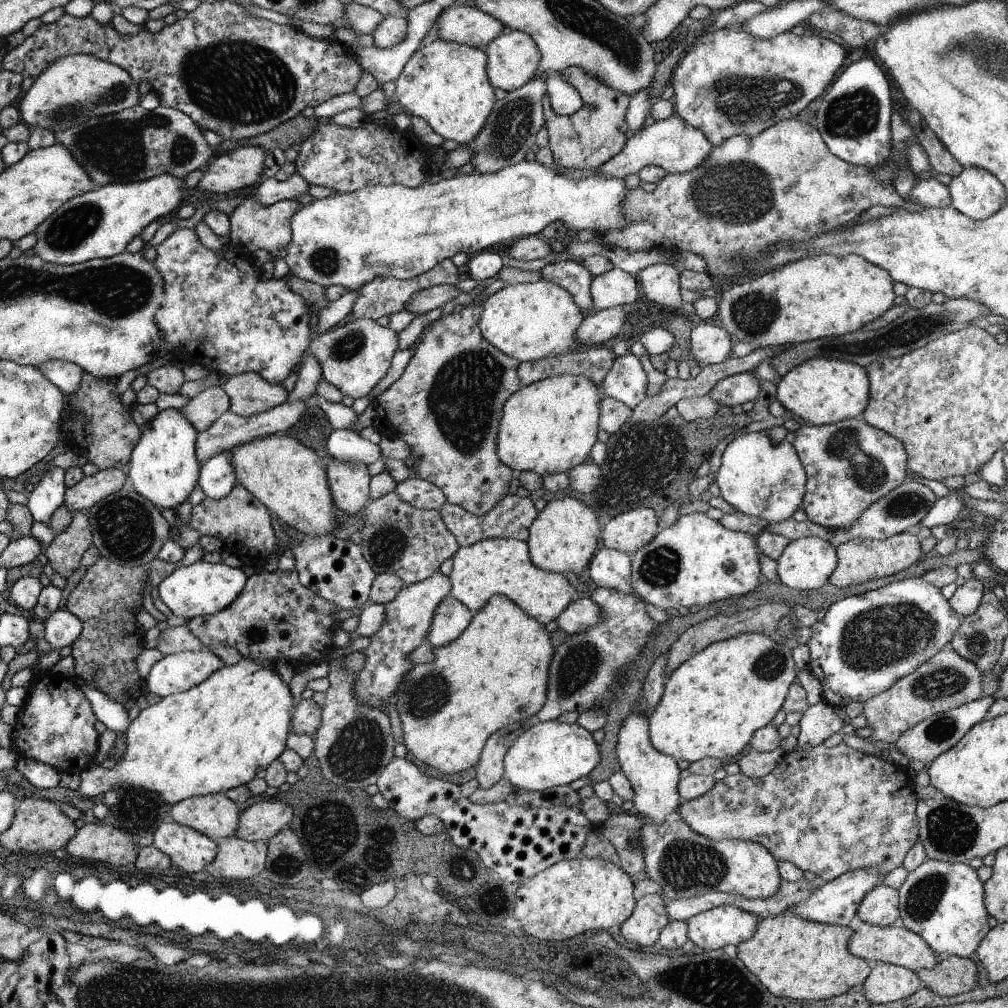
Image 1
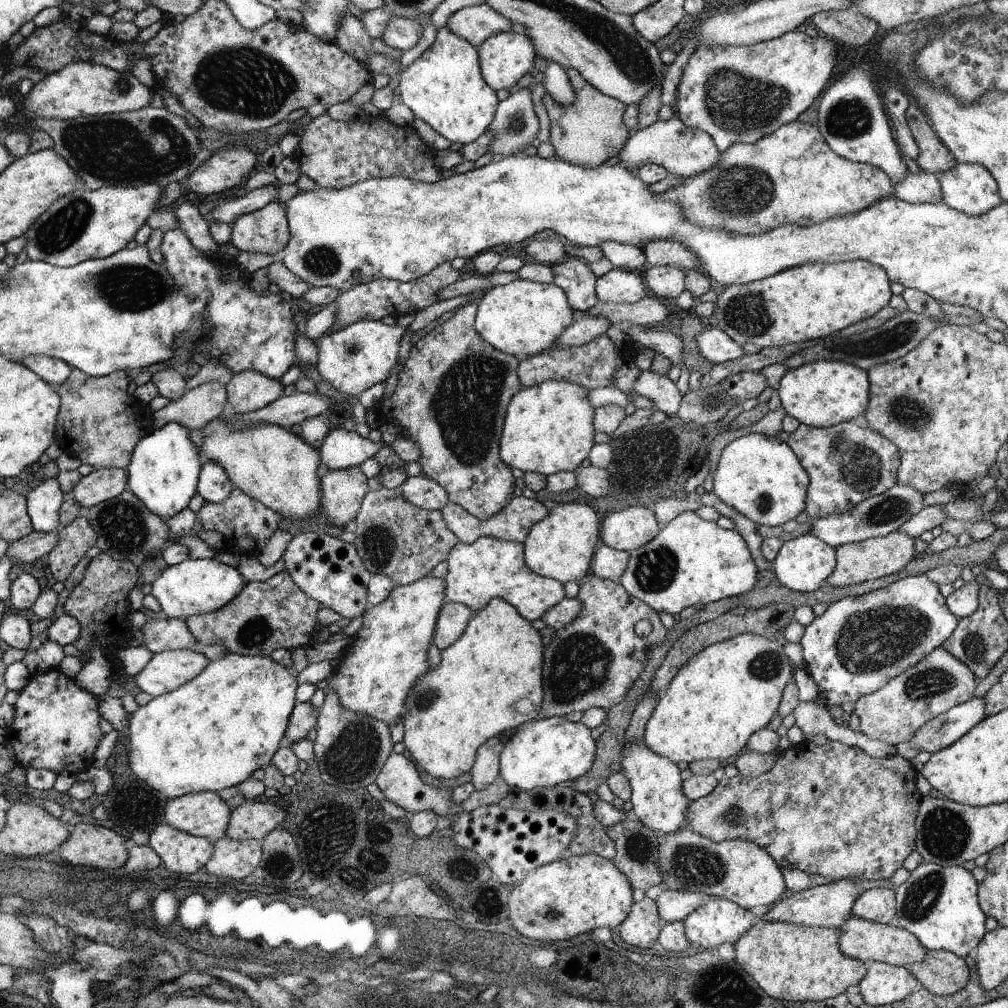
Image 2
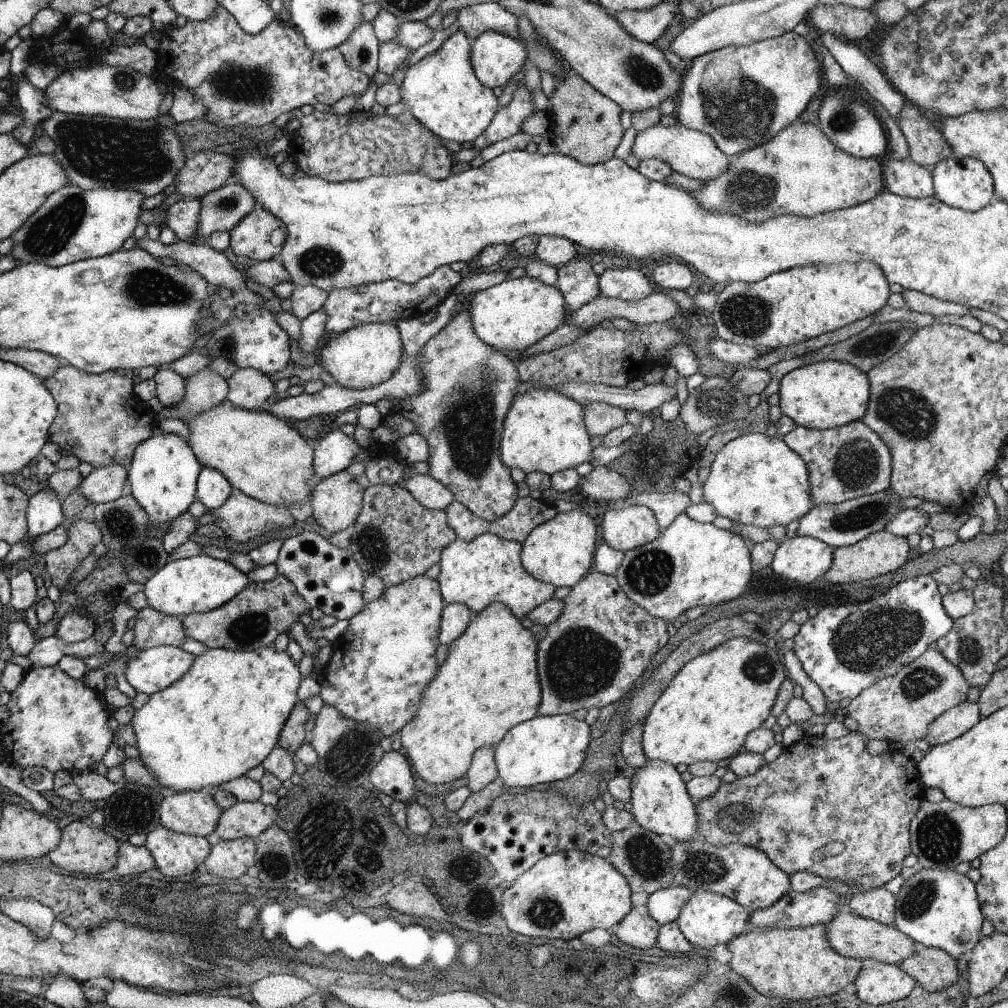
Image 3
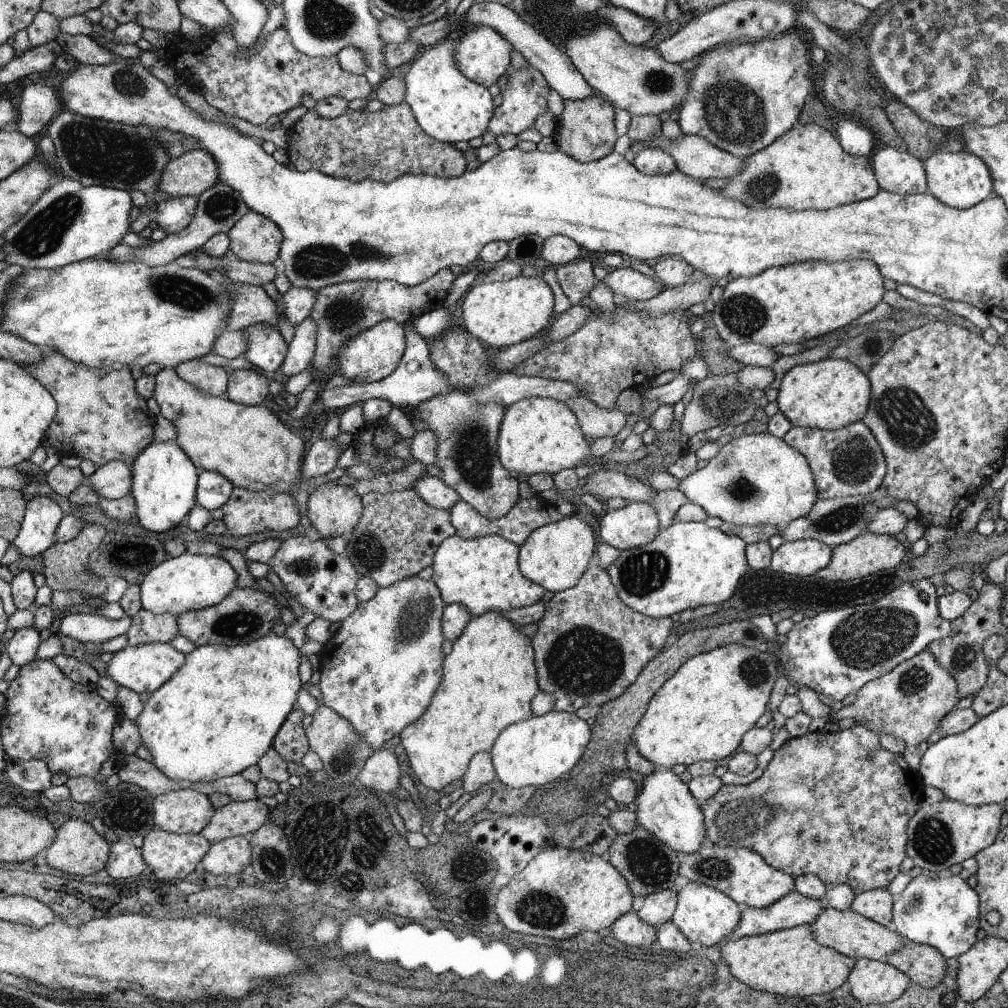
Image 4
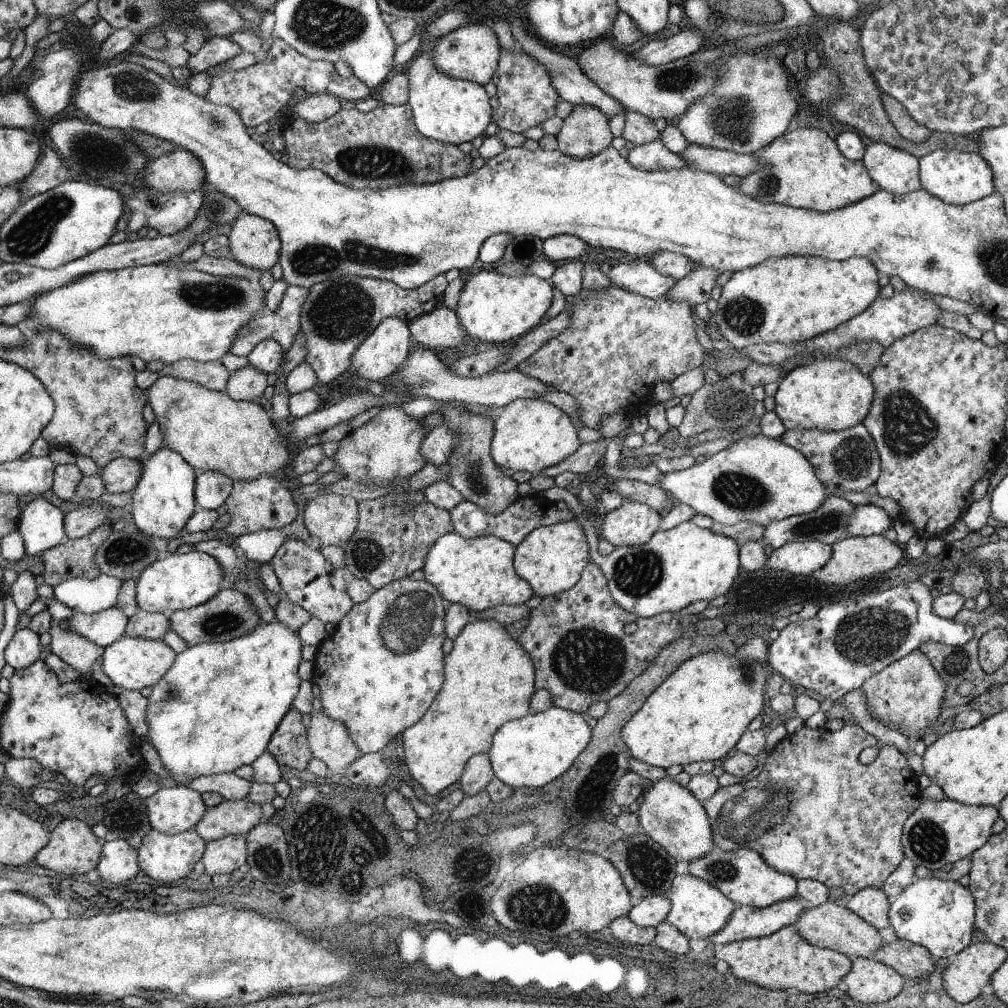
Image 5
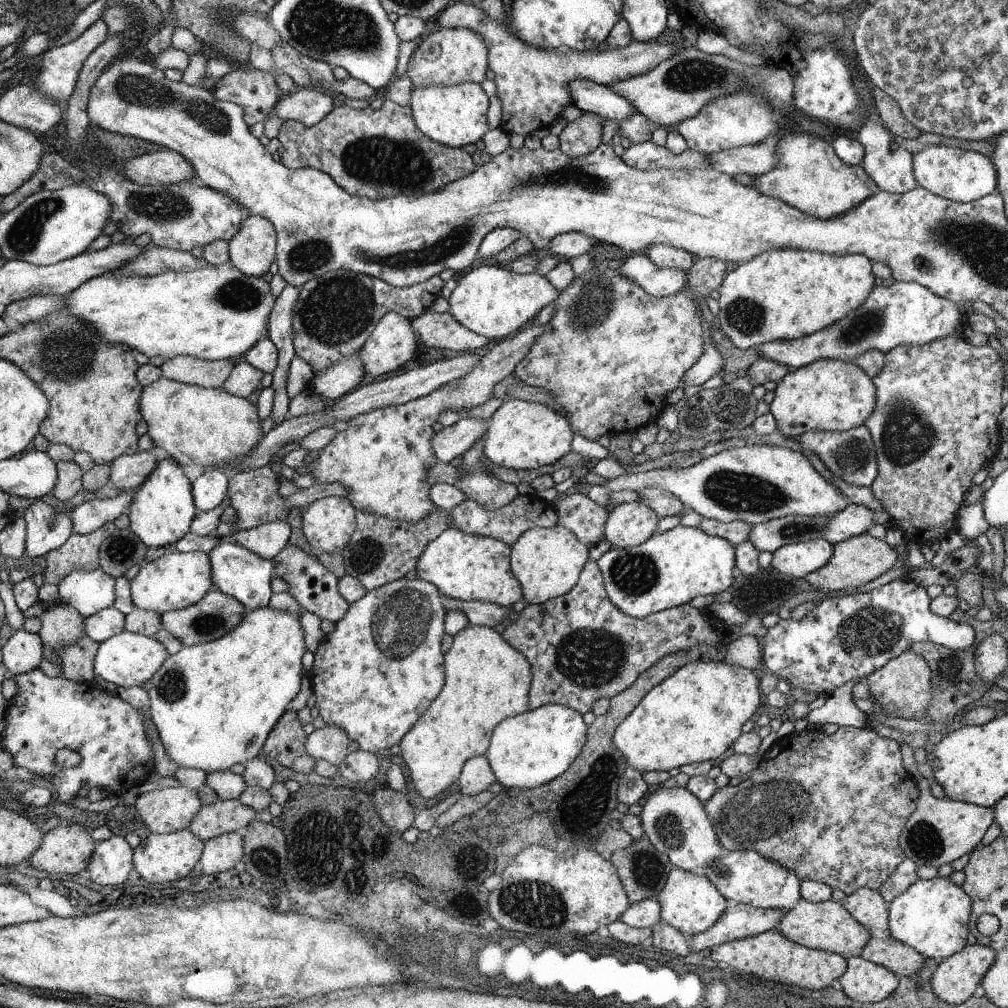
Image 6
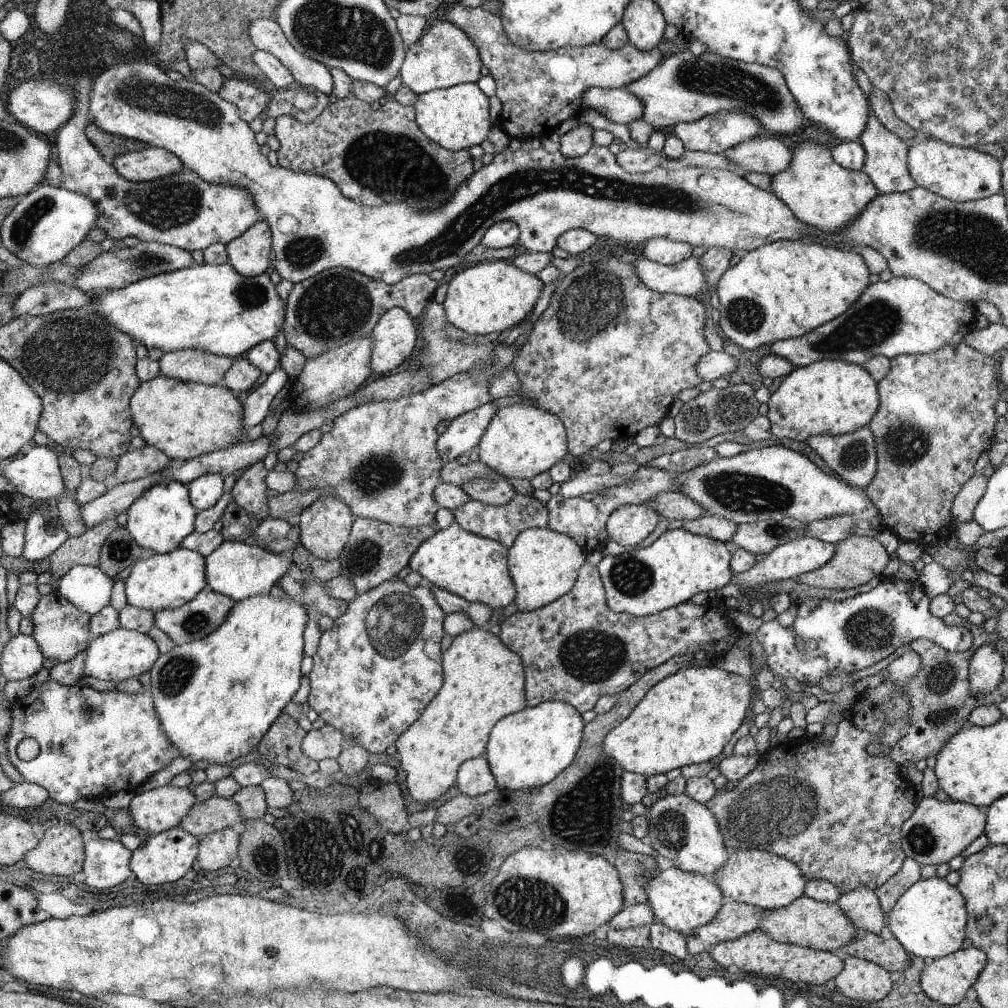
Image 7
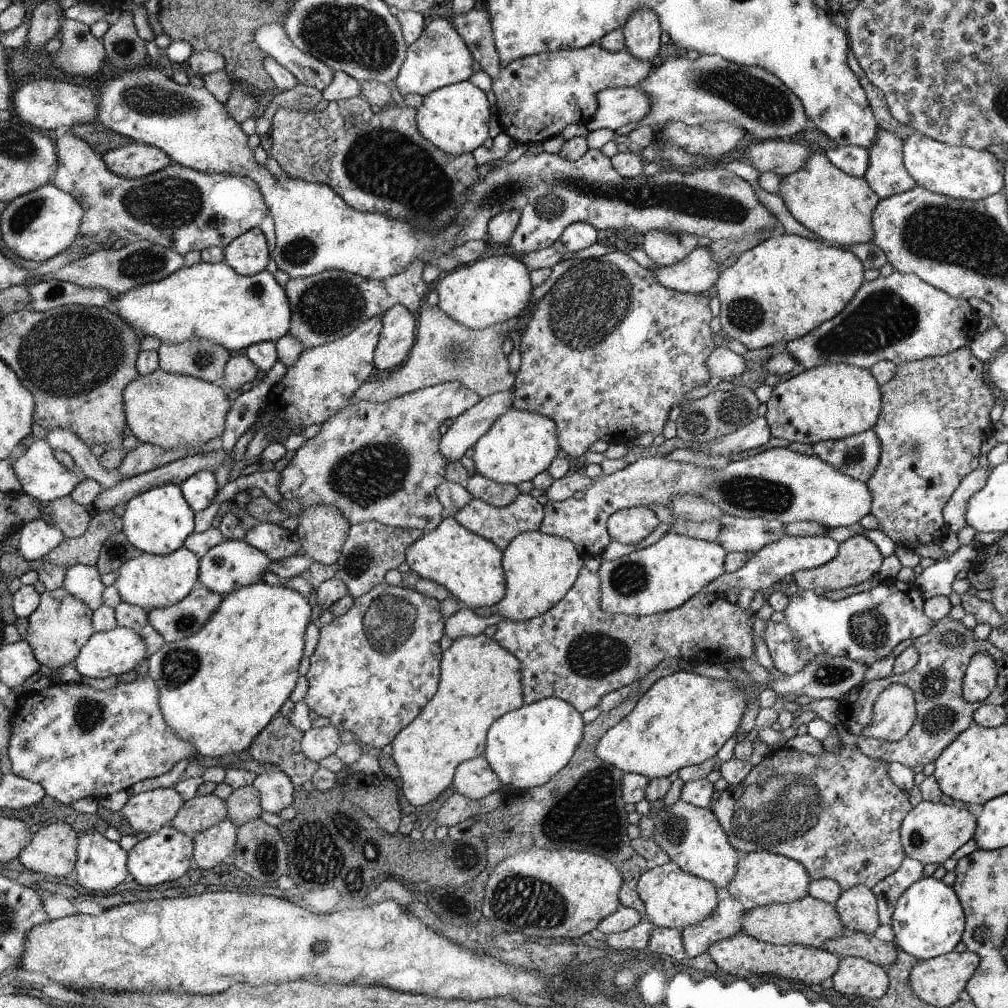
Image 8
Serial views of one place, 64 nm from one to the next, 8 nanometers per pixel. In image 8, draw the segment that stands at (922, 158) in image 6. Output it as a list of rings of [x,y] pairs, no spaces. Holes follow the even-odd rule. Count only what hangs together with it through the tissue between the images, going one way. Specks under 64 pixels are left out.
[[[918,132],[903,140],[904,166],[917,186],[948,198],[977,201],[1000,193],[1004,188],[1004,163],[994,154],[967,147],[938,142]]]

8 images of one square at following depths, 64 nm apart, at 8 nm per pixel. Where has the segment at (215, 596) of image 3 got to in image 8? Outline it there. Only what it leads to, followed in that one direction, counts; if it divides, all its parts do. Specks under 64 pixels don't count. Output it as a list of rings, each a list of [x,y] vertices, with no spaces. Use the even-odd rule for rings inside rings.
[[[186,547],[179,548],[171,555],[140,553],[140,556],[126,560],[118,568],[118,578],[114,580],[113,585],[116,586],[124,603],[139,606],[148,612],[159,608],[170,608],[182,603],[198,585],[198,568],[200,568],[200,558]]]

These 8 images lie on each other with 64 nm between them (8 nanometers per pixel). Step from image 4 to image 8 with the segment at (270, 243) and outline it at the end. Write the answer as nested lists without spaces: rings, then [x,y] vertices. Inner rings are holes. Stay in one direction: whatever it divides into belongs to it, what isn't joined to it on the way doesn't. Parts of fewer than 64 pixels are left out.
[[[252,228],[234,242],[223,248],[226,264],[242,276],[254,276],[263,270],[270,262],[266,237],[262,228]]]

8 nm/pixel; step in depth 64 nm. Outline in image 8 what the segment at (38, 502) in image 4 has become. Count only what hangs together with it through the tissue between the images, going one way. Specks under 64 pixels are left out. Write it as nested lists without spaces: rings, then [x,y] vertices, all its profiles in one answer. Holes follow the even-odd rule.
[[[42,517],[24,524],[18,536],[20,544],[17,552],[29,561],[46,558],[65,539],[61,529]]]

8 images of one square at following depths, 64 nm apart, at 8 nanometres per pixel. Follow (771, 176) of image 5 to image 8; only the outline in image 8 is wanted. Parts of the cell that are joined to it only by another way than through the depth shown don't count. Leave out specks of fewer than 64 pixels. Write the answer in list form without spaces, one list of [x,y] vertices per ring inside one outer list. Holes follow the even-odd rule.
[[[814,149],[798,172],[782,176],[778,196],[794,219],[820,236],[824,243],[838,246],[872,243],[872,212],[879,202],[878,194],[870,188],[865,176],[850,176],[836,168],[822,149]]]

